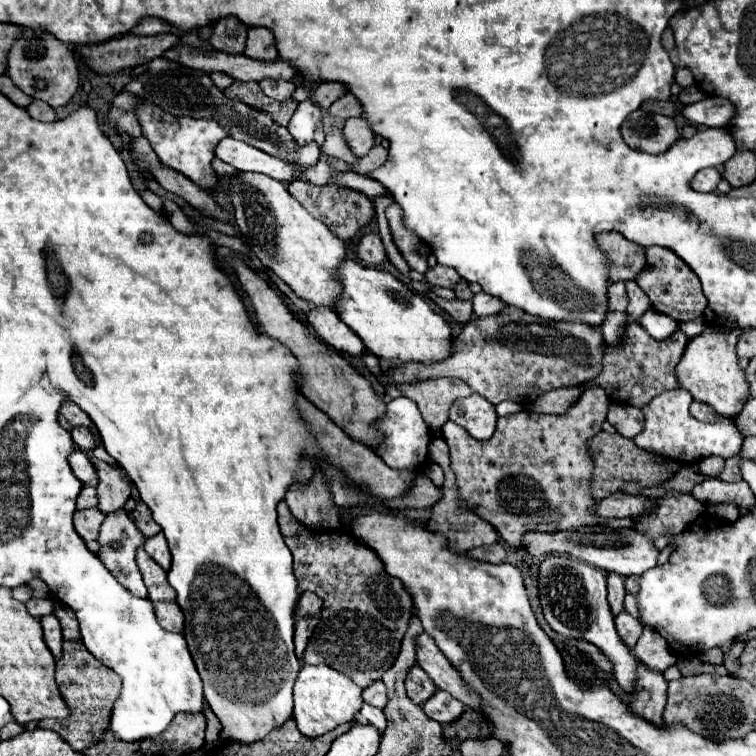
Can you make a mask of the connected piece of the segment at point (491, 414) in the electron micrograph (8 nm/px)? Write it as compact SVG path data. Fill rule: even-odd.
M468 395L464 399L454 401L450 407L450 419L462 425L474 439L490 439L496 427L496 411L494 405L486 401L482 395Z

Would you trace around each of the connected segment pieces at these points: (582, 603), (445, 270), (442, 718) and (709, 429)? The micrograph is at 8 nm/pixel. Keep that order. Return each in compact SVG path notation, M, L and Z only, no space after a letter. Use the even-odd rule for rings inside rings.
M548 555L540 563L540 573L538 573L538 597L542 603L544 617L548 625L564 635L564 637L576 637L584 639L592 645L596 645L608 661L614 665L612 675L616 683L632 695L636 691L636 675L638 675L638 661L632 653L632 649L620 639L616 625L614 625L614 615L610 611L608 599L606 599L606 575L590 567L588 563L574 559L574 557L562 557L562 555Z
M436 265L430 267L426 273L426 281L432 287L446 287L446 289L456 289L456 285L462 281L460 275L452 269L452 267L444 267L444 265Z
M436 691L424 703L424 713L438 723L452 723L460 717L460 713L464 713L464 705L458 699L454 699L450 693Z
M670 389L656 395L648 405L642 407L644 431L640 431L634 437L634 443L644 451L652 451L684 467L692 467L694 463L706 457L722 457L722 459L734 457L740 451L742 441L744 441L734 421L730 419L716 421L716 423L698 421L688 411L690 403L692 403L692 395L688 395L684 389Z

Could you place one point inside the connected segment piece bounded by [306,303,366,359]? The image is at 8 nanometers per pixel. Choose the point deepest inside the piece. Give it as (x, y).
(328, 327)

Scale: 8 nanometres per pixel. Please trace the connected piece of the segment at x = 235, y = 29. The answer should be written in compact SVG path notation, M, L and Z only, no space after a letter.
M226 17L216 21L214 33L210 37L210 45L216 51L226 51L226 53L244 53L246 47L246 33L248 27L236 19L236 17Z

